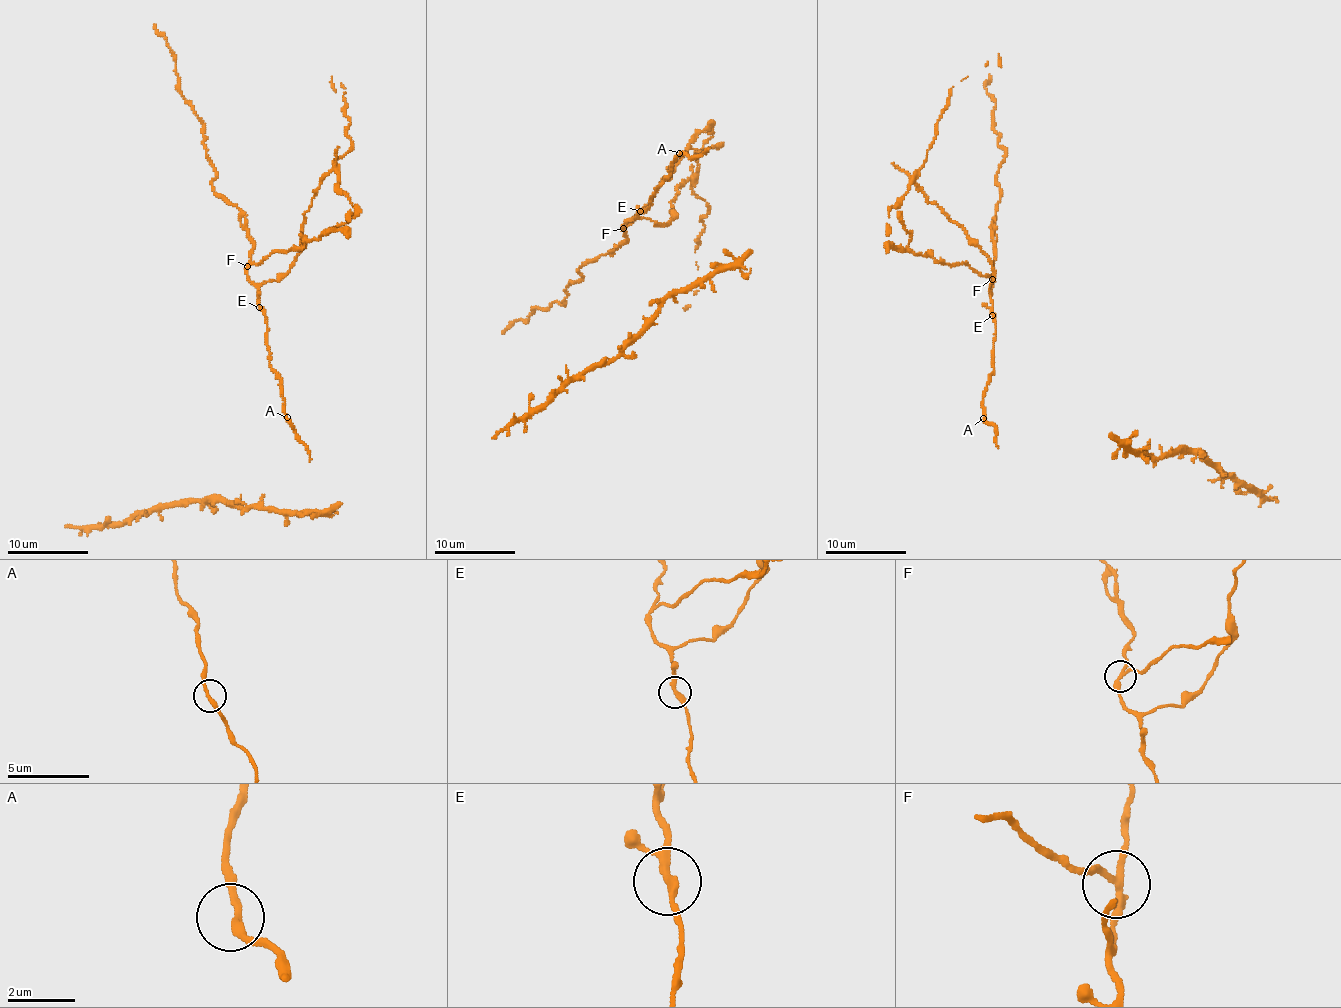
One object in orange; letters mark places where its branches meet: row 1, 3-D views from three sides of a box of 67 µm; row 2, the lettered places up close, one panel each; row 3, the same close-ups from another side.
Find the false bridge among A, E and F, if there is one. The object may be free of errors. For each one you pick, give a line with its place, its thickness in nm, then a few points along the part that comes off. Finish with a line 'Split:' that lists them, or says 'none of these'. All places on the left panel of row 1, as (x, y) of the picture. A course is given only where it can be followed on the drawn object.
F: place (247, 266); calibre 200 nm
Split: F

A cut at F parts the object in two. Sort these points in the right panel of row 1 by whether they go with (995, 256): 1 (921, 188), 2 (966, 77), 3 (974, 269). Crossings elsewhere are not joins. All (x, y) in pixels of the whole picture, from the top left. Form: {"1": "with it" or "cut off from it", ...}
{"1": "with it", "2": "cut off from it", "3": "cut off from it"}

